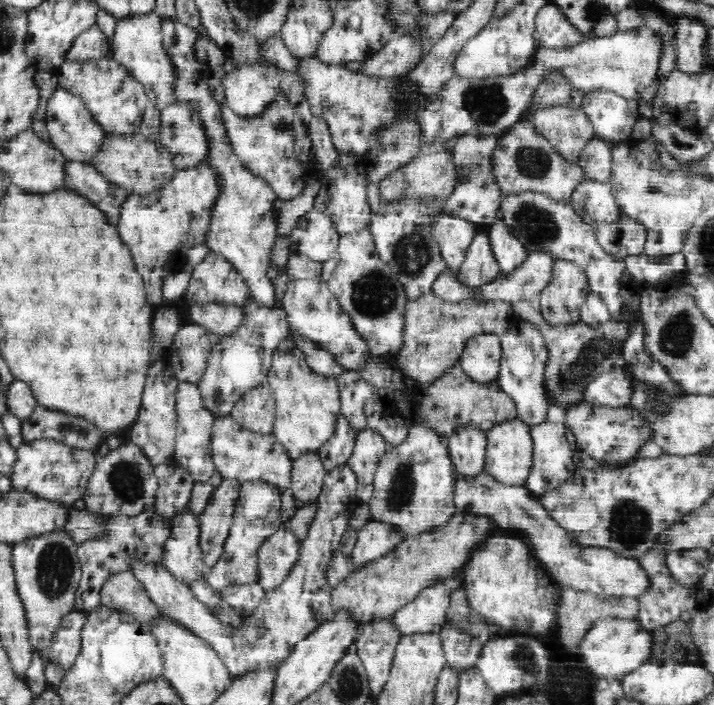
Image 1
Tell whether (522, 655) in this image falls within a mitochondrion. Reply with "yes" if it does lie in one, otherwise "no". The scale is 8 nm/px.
no

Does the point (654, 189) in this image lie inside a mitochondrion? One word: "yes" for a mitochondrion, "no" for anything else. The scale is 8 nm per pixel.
yes

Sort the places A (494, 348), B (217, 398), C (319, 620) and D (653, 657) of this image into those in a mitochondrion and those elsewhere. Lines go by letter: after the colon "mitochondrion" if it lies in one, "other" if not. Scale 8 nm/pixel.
A: other
B: other
C: other
D: other

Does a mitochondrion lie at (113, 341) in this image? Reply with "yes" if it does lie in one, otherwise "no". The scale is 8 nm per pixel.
no

